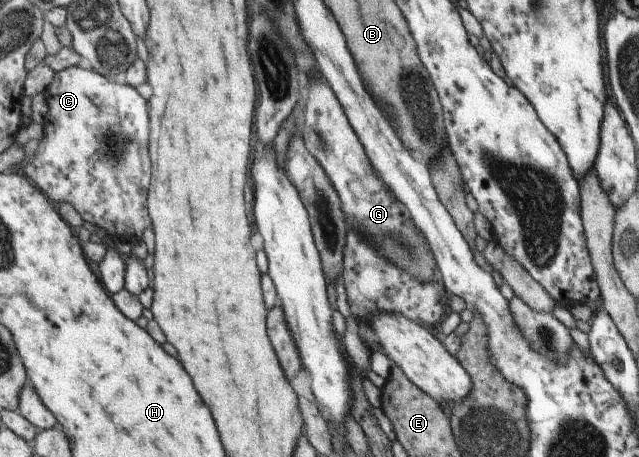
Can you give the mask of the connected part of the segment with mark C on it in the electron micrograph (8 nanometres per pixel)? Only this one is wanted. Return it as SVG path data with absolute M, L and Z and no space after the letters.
M69 66L62 70L54 72L51 83L47 85L46 91L47 115L43 117L43 133L42 138L38 141L37 151L33 157L25 159L22 163L23 173L27 176L30 183L33 183L43 195L56 206L63 202L69 203L79 217L85 223L91 223L94 226L103 229L109 237L116 241L135 242L141 239L141 233L149 227L149 217L145 211L145 195L147 195L147 185L149 185L149 155L147 155L147 103L139 97L139 93L135 89L131 89L130 85L121 85L115 83L110 76L104 76L93 69L83 69L78 66Z

